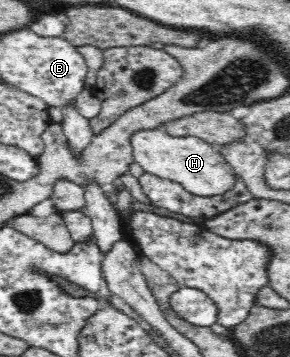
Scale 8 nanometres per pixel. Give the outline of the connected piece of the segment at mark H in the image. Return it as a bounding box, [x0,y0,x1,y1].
[130,128,238,196]

